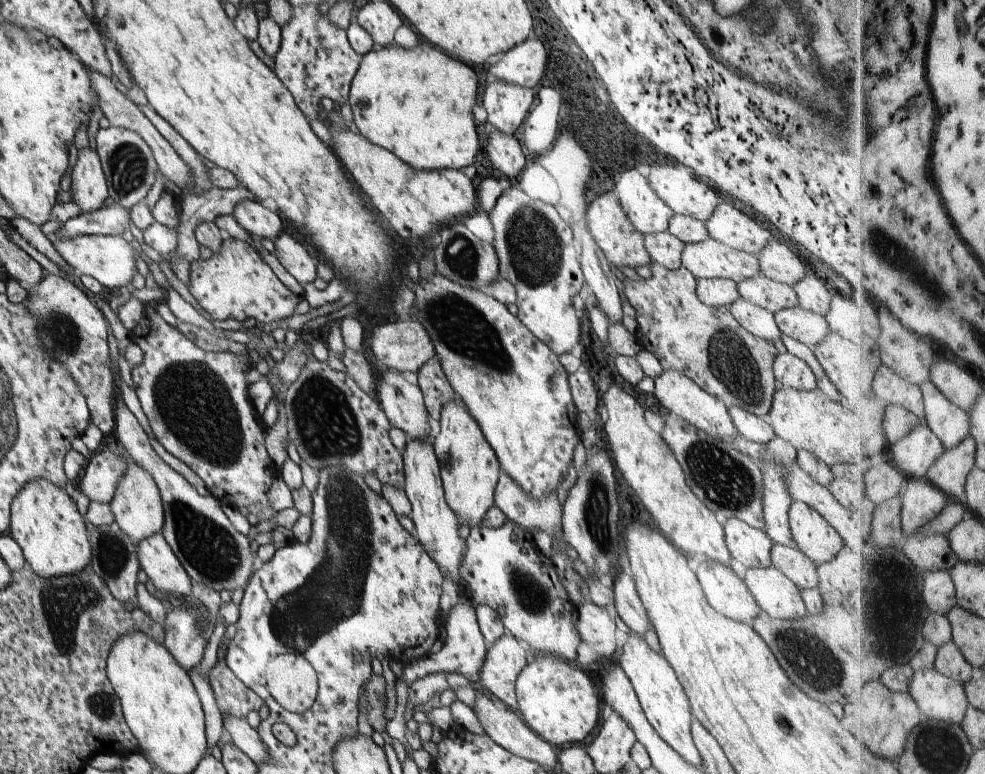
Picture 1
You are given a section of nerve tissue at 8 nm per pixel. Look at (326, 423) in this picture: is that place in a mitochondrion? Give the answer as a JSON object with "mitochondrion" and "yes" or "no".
{"mitochondrion":"yes"}

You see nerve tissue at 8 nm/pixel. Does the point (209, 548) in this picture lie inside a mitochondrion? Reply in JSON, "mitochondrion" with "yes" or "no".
{"mitochondrion":"yes"}

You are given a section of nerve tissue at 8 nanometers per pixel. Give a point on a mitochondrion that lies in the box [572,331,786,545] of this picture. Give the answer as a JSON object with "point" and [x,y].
{"point":[725,481]}

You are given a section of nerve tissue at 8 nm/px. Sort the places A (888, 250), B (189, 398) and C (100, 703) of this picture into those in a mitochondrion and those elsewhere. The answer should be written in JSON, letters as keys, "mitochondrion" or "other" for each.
{"A":"mitochondrion","B":"mitochondrion","C":"mitochondrion"}

